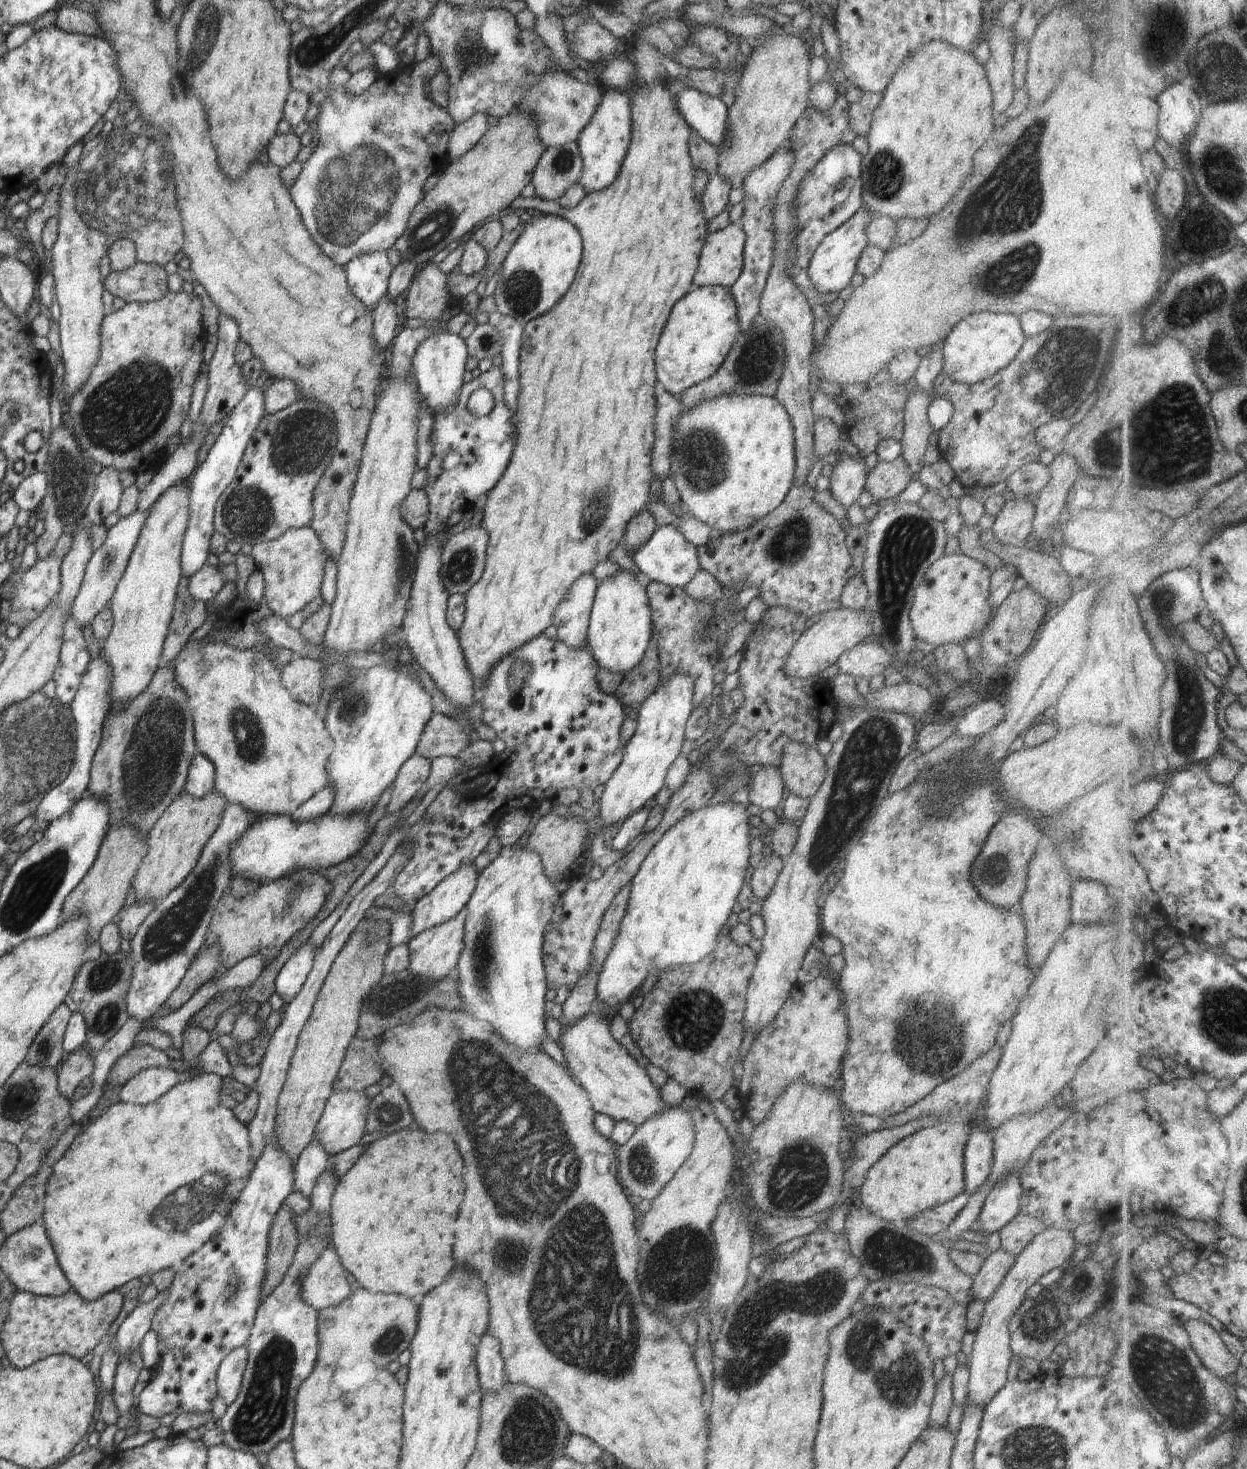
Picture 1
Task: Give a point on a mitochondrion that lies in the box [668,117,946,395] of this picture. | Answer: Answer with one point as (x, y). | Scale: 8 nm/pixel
(756, 358)

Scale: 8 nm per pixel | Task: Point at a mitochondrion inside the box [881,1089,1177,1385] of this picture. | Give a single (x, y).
(1038, 1323)

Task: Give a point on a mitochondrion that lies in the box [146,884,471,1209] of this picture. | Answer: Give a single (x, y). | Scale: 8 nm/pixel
(405, 989)

